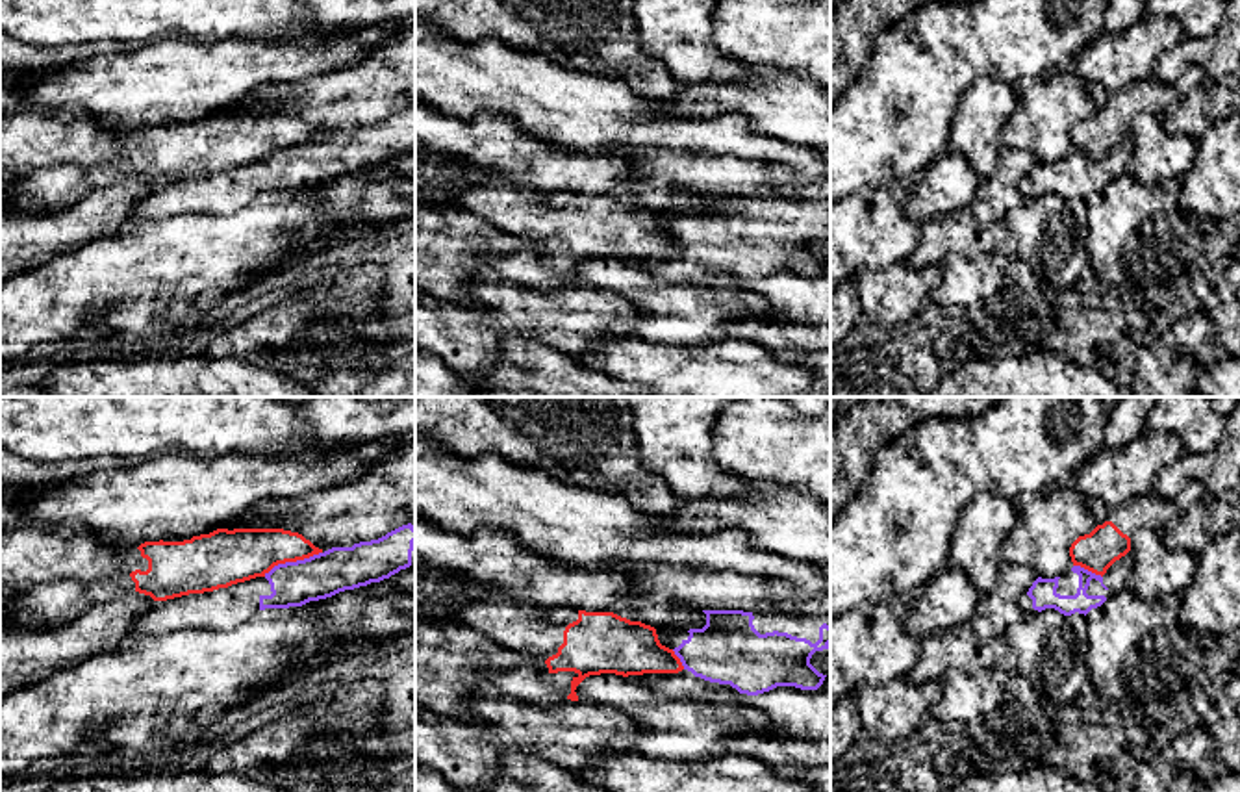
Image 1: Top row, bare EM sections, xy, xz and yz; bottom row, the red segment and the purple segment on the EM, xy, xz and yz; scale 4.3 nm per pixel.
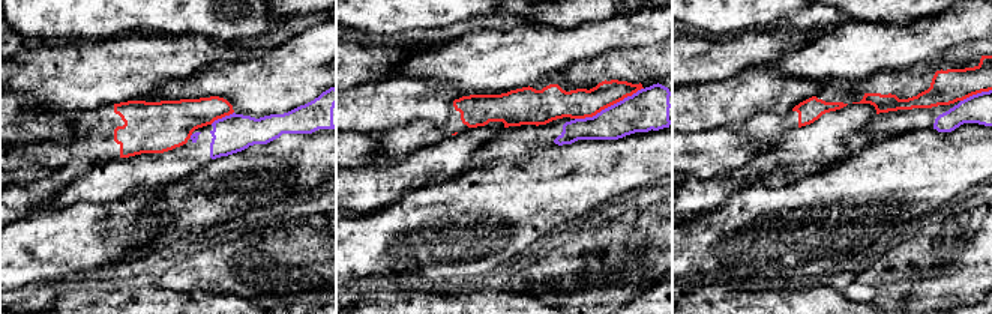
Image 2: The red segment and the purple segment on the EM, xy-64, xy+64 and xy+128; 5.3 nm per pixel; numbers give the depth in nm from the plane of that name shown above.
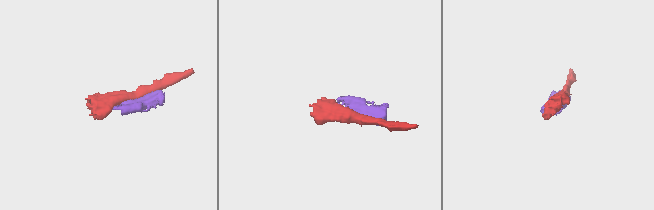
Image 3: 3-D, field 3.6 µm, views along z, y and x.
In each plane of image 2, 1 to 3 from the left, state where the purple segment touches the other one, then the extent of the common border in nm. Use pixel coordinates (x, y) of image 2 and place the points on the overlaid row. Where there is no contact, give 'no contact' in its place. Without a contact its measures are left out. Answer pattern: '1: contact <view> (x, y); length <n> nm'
1: contact xy-64 (221, 117); length 140 nm
2: contact xy+64 (608, 105); length 400 nm
3: contact xy+128 (976, 93); length 180 nm

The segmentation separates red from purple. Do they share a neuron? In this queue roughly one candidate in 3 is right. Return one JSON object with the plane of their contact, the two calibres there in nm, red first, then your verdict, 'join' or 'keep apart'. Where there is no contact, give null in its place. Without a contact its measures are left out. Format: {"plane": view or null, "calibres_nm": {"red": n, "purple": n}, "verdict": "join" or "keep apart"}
{"plane": "xy", "calibres_nm": {"red": 220, "purple": 190}, "verdict": "keep apart"}

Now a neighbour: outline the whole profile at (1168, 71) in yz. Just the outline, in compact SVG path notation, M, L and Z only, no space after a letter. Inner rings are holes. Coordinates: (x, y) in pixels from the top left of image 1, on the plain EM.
M1240 0L1227 2L1225 19L1208 39L1183 37L1177 46L1162 52L1153 80L1173 83L1190 65L1236 91L1240 83Z

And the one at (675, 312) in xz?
M615 258L589 260L575 276L578 286L610 293L645 313L636 323L614 323L610 332L617 339L708 345L728 336L738 321L766 319L769 313L767 302L756 293L671 282Z

